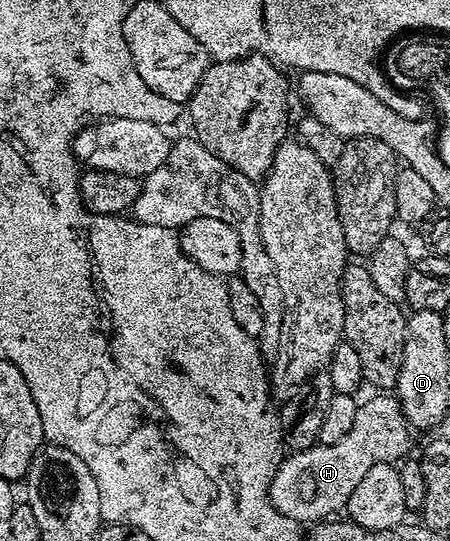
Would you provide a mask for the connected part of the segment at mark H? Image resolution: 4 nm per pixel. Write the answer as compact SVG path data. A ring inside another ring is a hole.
M373 396L370 402L362 401L358 405L355 412L355 424L351 424L351 432L347 432L347 436L343 436L343 440L339 440L339 444L331 446L316 445L310 450L293 452L284 459L283 476L285 472L285 506L283 513L291 520L302 524L320 524L326 520L332 519L334 516L348 507L351 500L351 492L355 492L355 487L359 485L359 480L363 480L363 476L367 476L367 472L371 472L371 468L375 468L375 464L396 463L396 458L404 459L405 453L409 450L409 436L407 431L407 423L401 412L400 405L393 396Z

